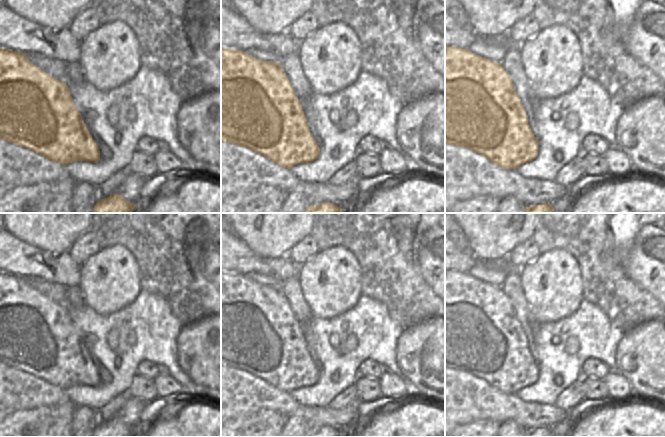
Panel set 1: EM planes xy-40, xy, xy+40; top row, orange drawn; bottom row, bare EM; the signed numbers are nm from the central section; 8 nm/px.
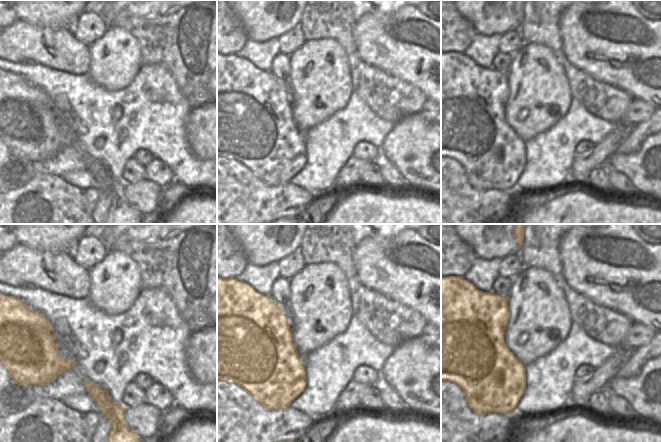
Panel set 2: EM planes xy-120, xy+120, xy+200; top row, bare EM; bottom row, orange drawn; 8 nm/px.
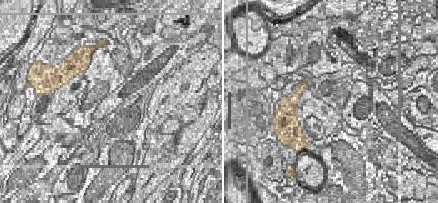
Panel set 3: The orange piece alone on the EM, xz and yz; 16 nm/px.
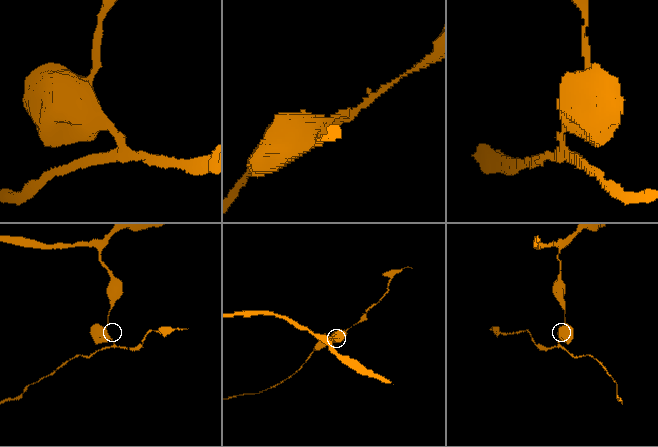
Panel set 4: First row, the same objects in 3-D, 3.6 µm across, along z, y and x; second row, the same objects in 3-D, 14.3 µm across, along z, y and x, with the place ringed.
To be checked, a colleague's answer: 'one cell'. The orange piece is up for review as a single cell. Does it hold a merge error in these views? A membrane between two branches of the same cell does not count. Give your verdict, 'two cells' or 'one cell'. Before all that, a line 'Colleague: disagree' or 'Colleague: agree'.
Colleague: disagree
two cells

